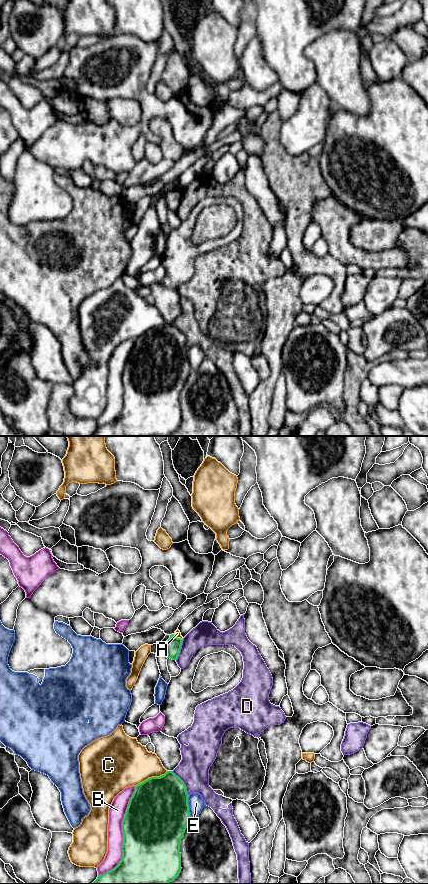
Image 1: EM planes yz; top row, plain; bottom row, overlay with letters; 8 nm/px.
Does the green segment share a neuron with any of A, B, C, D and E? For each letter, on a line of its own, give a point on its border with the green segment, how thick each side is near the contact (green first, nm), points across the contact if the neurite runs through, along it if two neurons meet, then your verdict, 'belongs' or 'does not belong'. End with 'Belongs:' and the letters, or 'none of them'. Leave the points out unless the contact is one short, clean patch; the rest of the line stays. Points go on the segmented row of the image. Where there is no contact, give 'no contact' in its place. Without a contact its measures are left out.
A: meets green in yz at (178, 638); 130 nm thick on the green side, 50 nm on the other; border along yz (173, 634), (182, 639); does not belong
B: meets green in yz at (123, 835); 480 nm thick on the green side, 140 nm on the other; does not belong
C: meets green in yz at (151, 777); 460 nm thick on the green side, 400 nm on the other; does not belong
D: meets green in yz at (183, 783); 440 nm thick on the green side, 260 nm on the other; does not belong
E: meets green in yz at (188, 806); 500 nm thick on the green side, 120 nm on the other; does not belong
Belongs: none of them

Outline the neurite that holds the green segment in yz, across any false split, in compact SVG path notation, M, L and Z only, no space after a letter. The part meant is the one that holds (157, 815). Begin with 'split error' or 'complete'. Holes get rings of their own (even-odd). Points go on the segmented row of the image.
complete; M172 771L160 777L151 777L135 786L122 821L122 857L112 870L99 875L92 884L169 884L181 872L180 844L191 820L186 786Z

